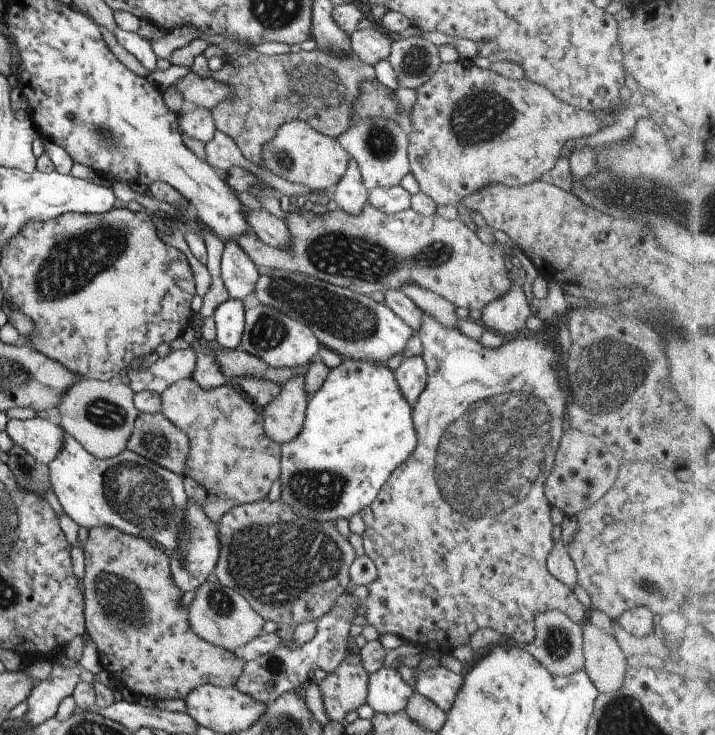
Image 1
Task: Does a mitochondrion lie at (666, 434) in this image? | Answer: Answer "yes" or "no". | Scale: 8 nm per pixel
no

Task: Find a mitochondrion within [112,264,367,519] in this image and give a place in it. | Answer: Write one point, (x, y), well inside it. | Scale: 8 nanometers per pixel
(269, 331)

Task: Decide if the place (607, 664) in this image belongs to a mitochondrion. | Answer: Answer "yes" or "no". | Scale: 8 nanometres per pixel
no

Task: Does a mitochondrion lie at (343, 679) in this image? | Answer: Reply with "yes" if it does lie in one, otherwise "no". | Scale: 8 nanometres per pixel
no

